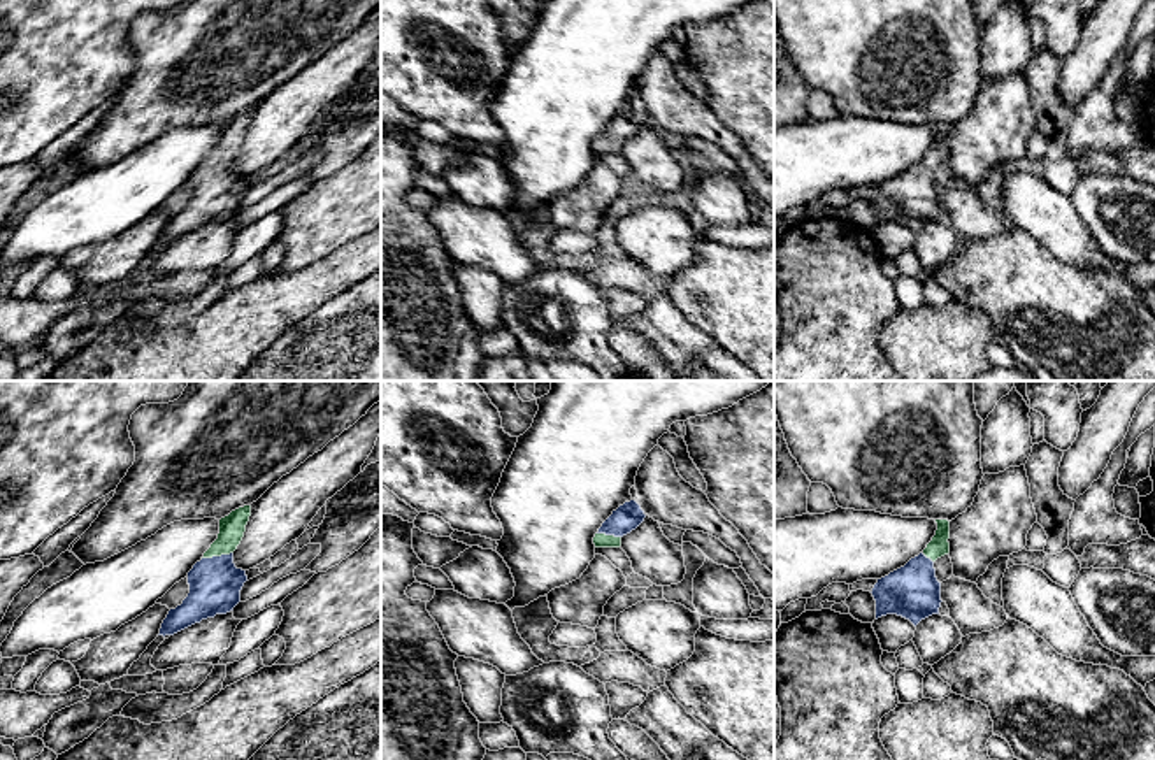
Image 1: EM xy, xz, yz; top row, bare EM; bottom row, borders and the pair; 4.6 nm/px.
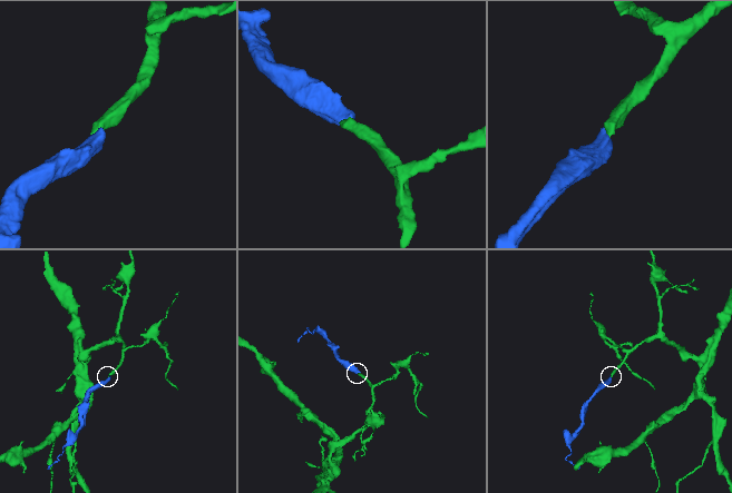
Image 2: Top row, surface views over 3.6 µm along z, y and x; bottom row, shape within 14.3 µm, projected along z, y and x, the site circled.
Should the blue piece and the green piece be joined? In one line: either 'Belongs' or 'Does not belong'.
Belongs

